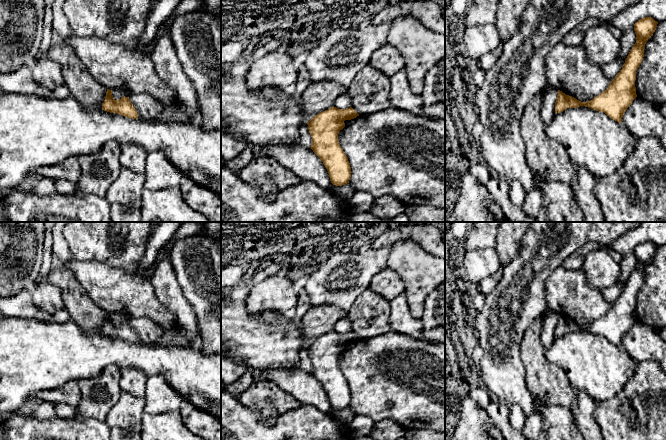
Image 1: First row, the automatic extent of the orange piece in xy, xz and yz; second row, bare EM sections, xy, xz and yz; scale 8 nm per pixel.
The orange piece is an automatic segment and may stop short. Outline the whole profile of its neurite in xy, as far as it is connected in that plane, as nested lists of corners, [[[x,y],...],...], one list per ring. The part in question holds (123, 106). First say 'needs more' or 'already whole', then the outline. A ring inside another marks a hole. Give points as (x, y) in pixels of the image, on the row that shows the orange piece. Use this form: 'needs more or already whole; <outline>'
already whole; [[[107,89],[105,100],[102,103],[102,110],[117,113],[127,118],[137,119],[138,113],[130,102],[129,97],[122,97],[119,100],[115,100],[112,95],[112,90]]]

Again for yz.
already whole; [[[644,17],[634,24],[636,43],[625,59],[622,69],[604,92],[588,102],[581,102],[558,90],[555,113],[561,113],[568,107],[585,106],[604,112],[611,119],[622,123],[625,111],[637,97],[635,87],[636,71],[643,60],[645,44],[655,32],[657,24],[658,22],[652,17]]]

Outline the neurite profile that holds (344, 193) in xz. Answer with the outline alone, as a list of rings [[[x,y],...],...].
[[[350,183],[342,186],[336,186],[331,184],[328,189],[335,196],[338,201],[349,203],[356,190]]]

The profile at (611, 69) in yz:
[[[617,58],[613,60],[612,62],[602,65],[602,71],[603,73],[611,80],[615,78],[615,76],[620,72],[623,65],[625,63],[625,60],[621,58]]]

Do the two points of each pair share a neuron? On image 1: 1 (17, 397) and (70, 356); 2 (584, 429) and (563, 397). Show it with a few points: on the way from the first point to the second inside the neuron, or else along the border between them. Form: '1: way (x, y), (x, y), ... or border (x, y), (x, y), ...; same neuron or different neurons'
1: way (30, 384), (57, 357); same neuron
2: border (575, 389), (575, 405), (571, 410); different neurons

